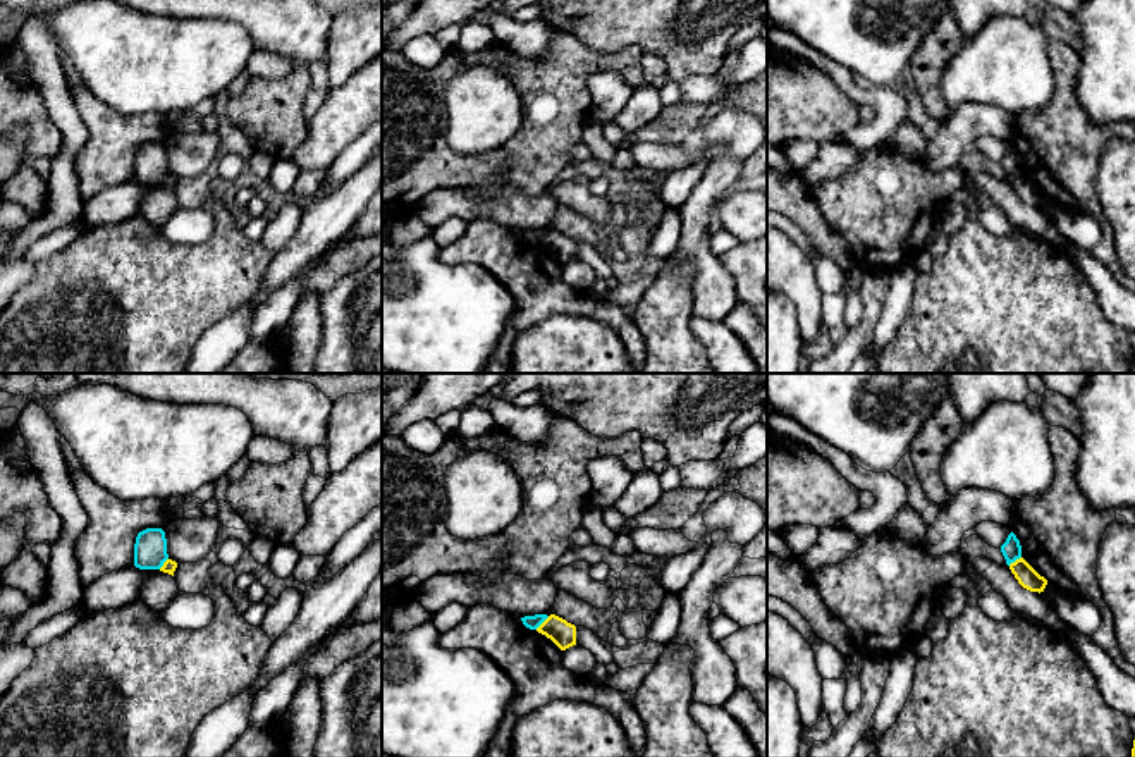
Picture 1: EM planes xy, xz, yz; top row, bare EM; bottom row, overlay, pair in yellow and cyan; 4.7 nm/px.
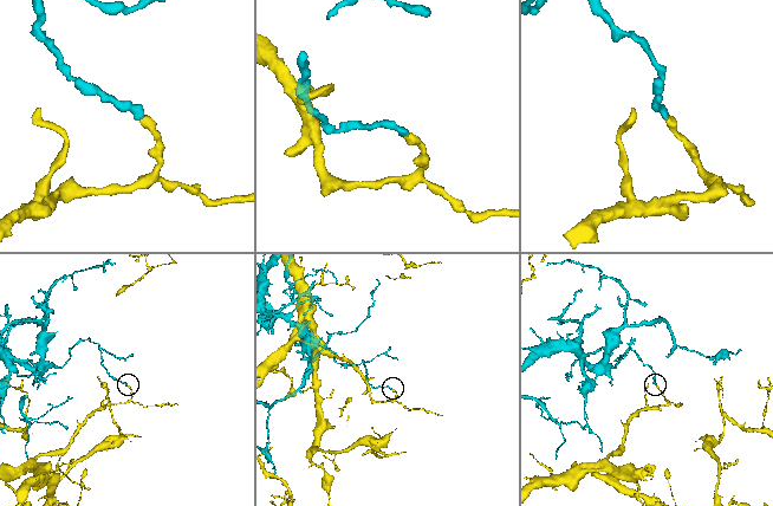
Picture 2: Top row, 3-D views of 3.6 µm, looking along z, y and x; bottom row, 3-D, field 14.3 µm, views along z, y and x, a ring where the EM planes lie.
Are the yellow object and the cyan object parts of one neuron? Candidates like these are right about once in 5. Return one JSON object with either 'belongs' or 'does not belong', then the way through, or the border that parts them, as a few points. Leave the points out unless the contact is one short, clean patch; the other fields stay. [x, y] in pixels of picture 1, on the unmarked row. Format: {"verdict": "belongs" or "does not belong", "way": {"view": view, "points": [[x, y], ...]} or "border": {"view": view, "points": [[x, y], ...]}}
{"verdict": "does not belong", "border": {"view": "xz", "points": [[549, 231], [535, 243]]}}

